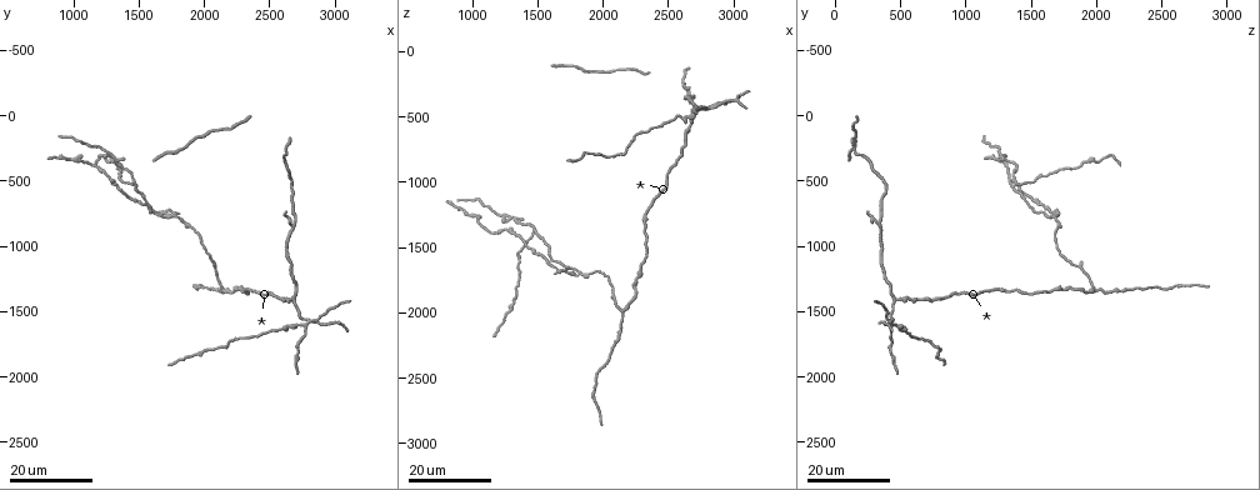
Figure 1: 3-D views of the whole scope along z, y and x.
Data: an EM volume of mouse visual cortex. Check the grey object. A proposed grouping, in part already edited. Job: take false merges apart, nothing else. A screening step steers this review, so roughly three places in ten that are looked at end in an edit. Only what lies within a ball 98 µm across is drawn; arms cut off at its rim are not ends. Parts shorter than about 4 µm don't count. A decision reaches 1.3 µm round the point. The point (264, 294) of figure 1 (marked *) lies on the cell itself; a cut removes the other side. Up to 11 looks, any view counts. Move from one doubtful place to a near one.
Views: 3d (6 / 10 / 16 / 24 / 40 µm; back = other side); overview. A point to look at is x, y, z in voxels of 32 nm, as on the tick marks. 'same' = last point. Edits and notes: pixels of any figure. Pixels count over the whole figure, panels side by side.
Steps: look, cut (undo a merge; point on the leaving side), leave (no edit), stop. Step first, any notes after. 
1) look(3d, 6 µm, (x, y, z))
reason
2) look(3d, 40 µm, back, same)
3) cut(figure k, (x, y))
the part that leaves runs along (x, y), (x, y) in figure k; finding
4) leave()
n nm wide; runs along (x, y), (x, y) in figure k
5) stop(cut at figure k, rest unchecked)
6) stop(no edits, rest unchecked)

look(3d, 16 µm, (1740, 780, 1660))
arms part here

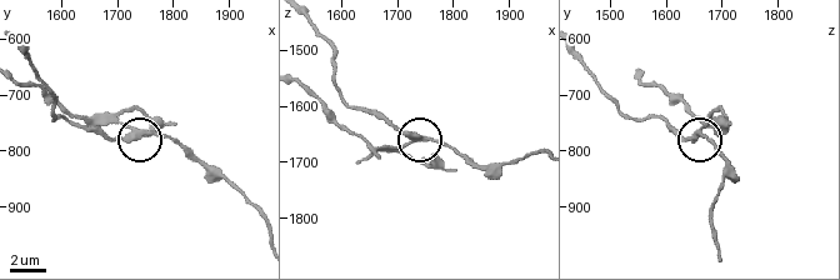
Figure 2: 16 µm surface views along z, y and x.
look(3d, 10 µm, (1720, 770, 1660))
zoom in

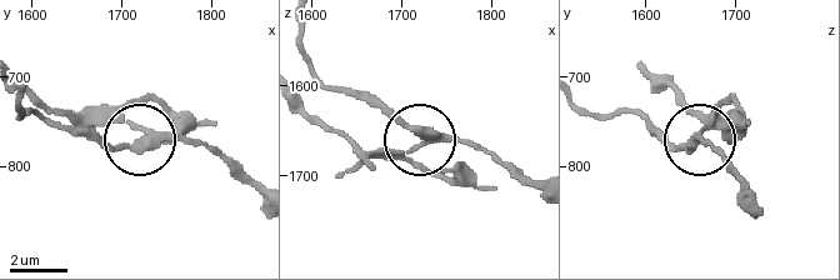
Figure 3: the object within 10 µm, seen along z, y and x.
cut(figure 3, (141, 96))
3 arms; the part that leaves runs along (424, 143), (363, 150), (305, 108) in figure 3; two cells meet here

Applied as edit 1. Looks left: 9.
look(3d, 24 µm, (1280, 320, 1280))
three-way junction

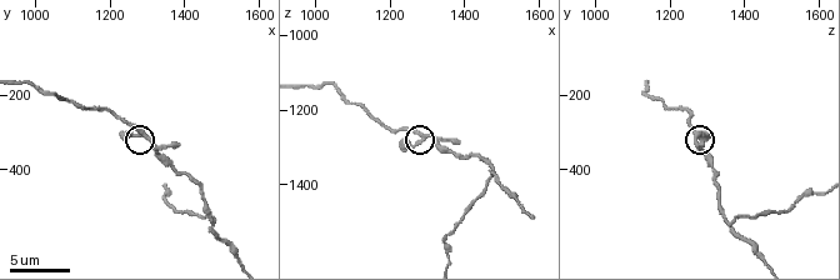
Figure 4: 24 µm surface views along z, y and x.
look(3d, 10 µm, (1280, 290, 1260))

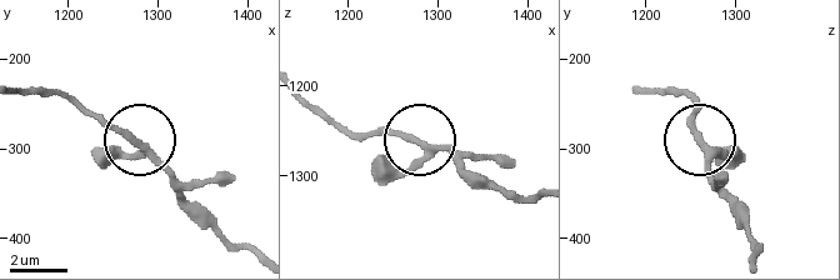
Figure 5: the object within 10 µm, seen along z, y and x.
leave()
runs along (254, 256), (225, 241), (146, 149), (96, 120), (70, 94) in figure 5; one cell here

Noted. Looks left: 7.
look(3d, 6 µm, (1470, 540, 1360))
three arms meet

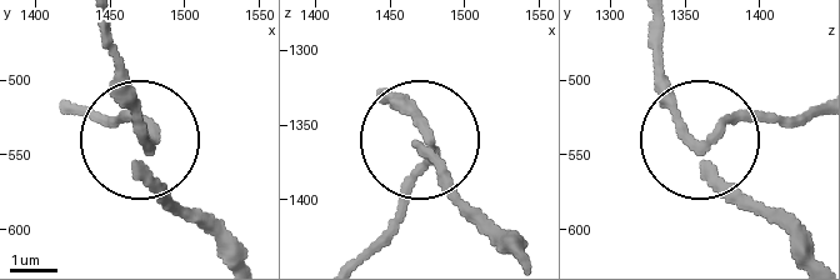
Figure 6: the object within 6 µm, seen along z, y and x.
cut(figure 6, (121, 119))
side arm 28 µm; the part that leaves runs along (715, 135), (748, 115), (819, 111) in figure 6; a second cell is stuck on

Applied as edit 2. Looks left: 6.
look(3d, 16 µm, (2820, 1580, 420))
three arms meet

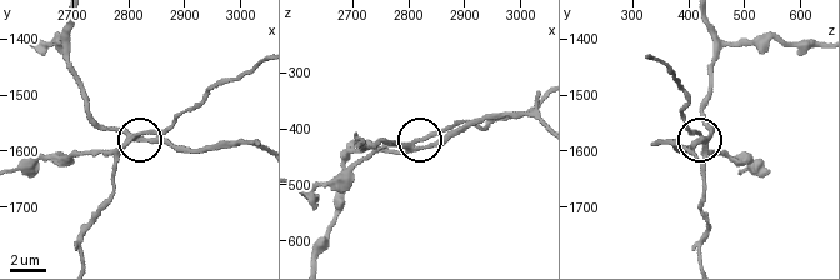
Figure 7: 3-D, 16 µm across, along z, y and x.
look(3d, 6 µm, (2805, 1580, 430))
closer look

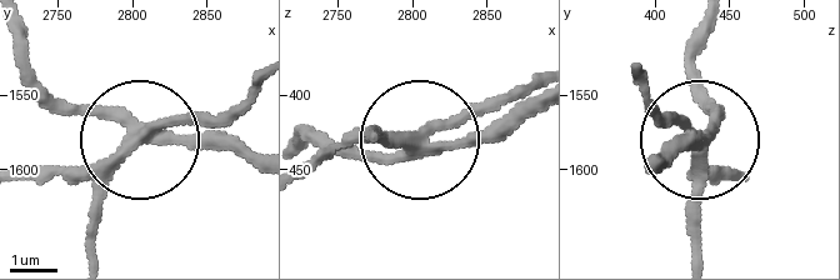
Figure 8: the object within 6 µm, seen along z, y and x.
cut(figure 8, (51, 179))
3 arms; the part that leaves runs along (116, 155), (24, 171) in figure 8; two cells meet here

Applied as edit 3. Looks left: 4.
look(overview)

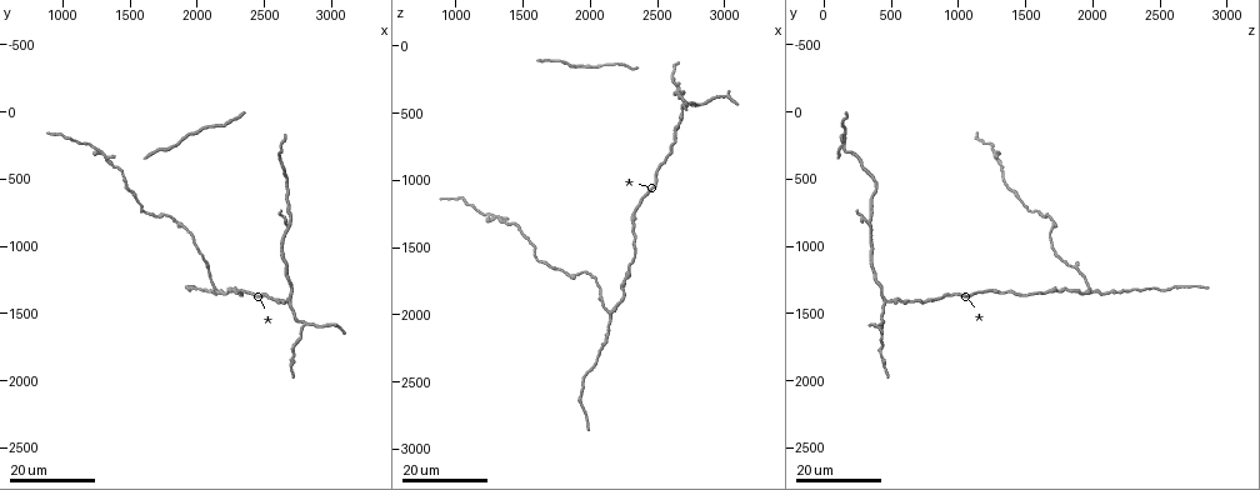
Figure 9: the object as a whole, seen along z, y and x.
look(3d, 16 µm, (2660, 840, 340))

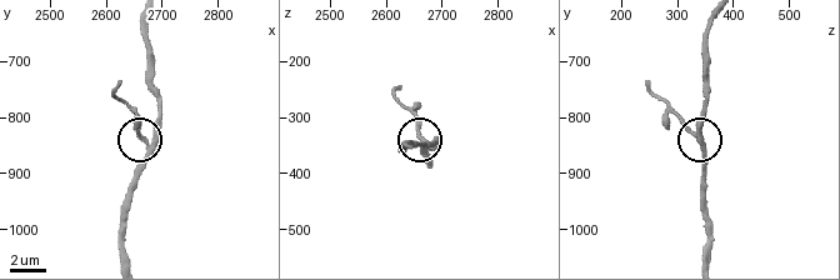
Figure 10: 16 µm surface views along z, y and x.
look(3d, 10 µm, (2675, 845, 340))

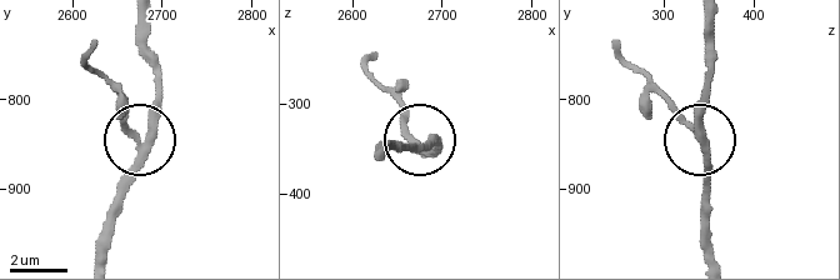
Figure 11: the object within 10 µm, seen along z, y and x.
cut(figure 11, (404, 116))
260 nm wide; the part that leaves runs along (703, 144), (613, 40) in figure 11; a second cell is stuck on

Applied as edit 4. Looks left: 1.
stop(cut at figure 3, cut at figure 6, cut at figure 8, cut at figure 11, rest unchecked)

